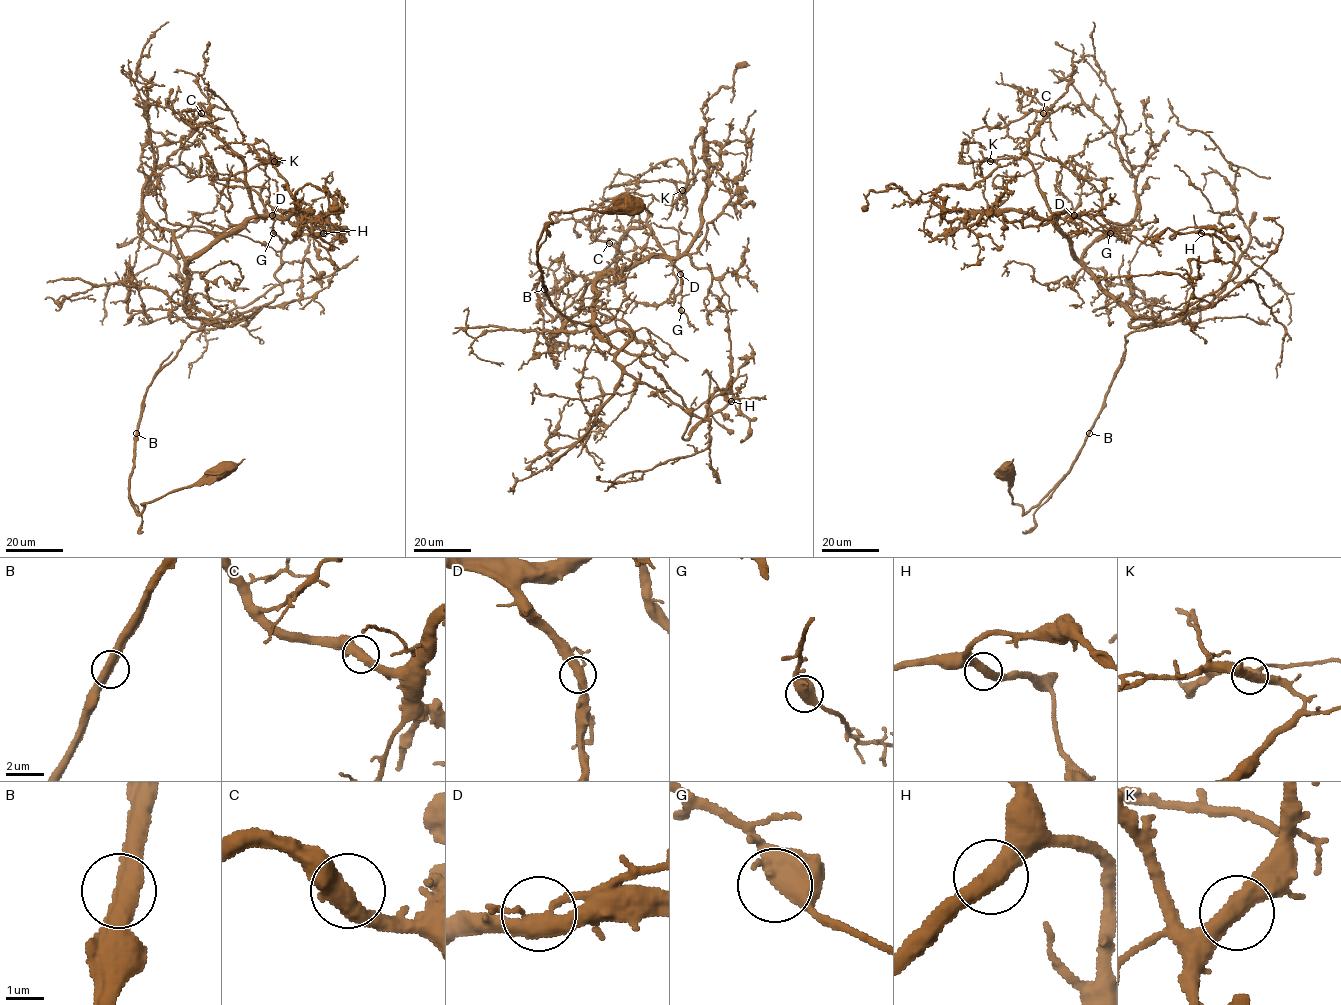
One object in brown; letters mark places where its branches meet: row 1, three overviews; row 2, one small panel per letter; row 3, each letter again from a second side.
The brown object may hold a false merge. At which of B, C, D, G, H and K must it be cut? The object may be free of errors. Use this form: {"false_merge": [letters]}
{"false_merge": ["B"]}

